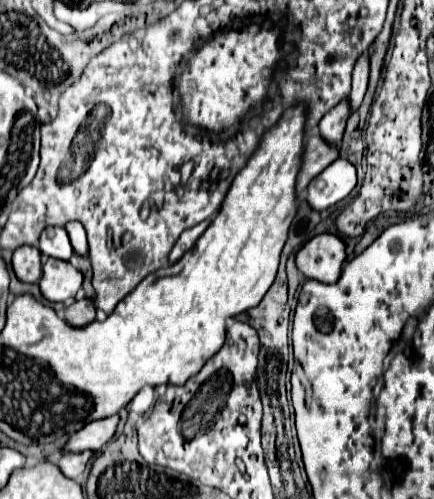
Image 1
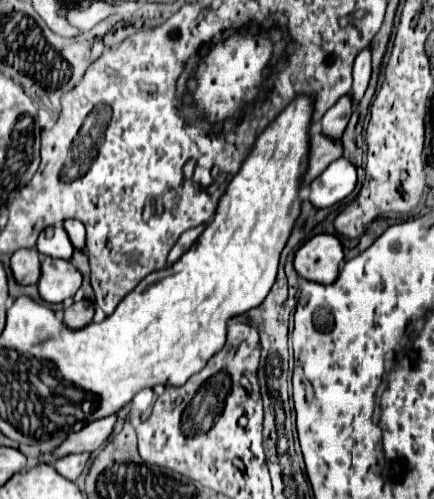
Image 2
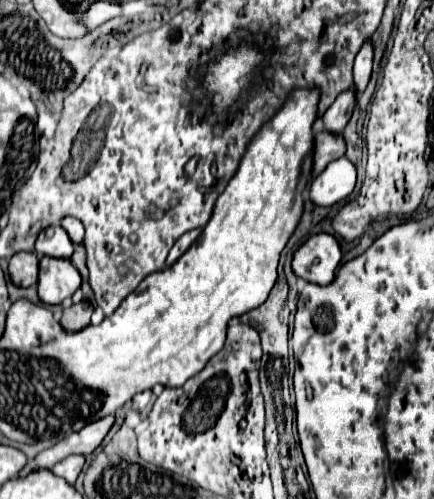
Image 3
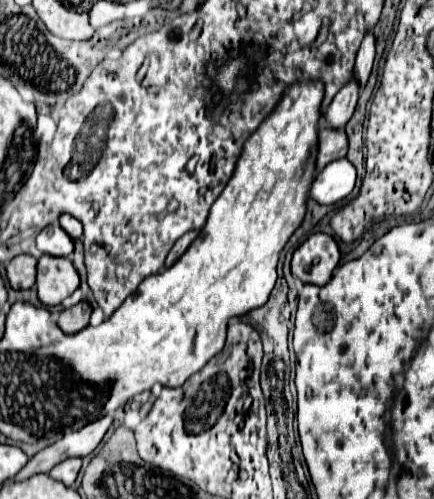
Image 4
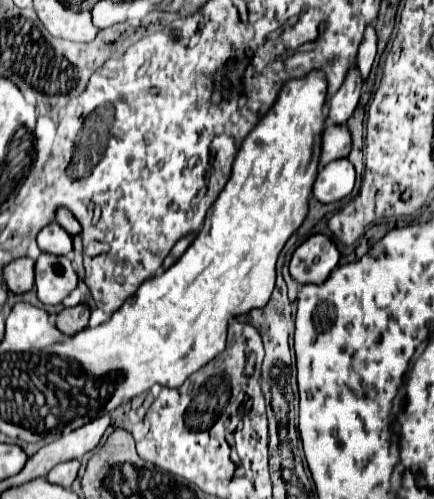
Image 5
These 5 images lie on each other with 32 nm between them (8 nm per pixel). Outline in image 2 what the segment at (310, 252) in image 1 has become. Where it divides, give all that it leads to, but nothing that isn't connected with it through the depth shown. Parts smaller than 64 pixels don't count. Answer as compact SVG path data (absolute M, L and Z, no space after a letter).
M316 234L294 254L294 270L306 280L332 284L336 280L342 258L342 244L336 236Z

